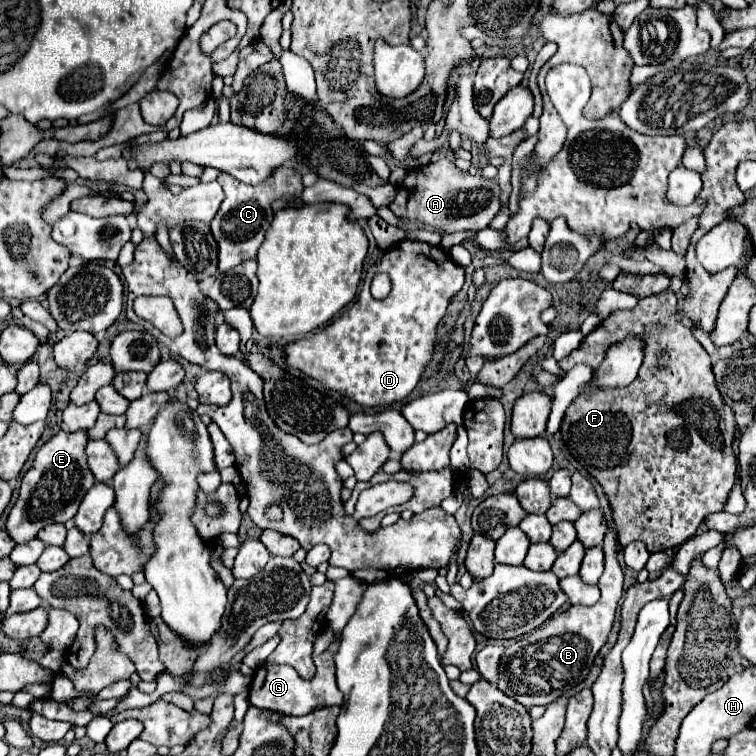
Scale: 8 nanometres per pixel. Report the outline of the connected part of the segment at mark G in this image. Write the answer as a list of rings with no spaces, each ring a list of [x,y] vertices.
[[[323,651],[317,655],[317,673],[311,681],[301,679],[293,667],[287,665],[261,665],[255,671],[253,685],[249,691],[249,701],[257,707],[273,709],[283,715],[307,715],[315,709],[321,707],[331,707],[331,705],[343,705],[343,693],[339,693],[335,685],[335,661],[333,661],[331,651]]]

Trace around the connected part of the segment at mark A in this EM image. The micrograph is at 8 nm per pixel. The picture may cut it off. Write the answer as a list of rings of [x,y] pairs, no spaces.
[[[447,157],[435,159],[425,167],[409,169],[407,177],[397,187],[395,199],[389,205],[395,217],[407,219],[411,223],[429,225],[441,233],[481,231],[491,223],[499,207],[499,185],[495,181],[459,171]]]

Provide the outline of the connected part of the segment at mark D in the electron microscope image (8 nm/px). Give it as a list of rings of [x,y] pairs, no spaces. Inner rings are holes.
[[[405,239],[391,247],[379,265],[373,265],[367,271],[353,307],[323,331],[285,347],[287,363],[315,377],[325,387],[341,391],[361,407],[403,401],[419,383],[435,349],[437,325],[445,315],[451,297],[463,287],[463,281],[463,269],[439,247]],[[375,273],[389,273],[393,283],[389,297],[383,301],[375,301],[369,293]]]

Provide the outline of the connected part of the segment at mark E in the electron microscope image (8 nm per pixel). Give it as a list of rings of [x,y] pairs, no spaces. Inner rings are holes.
[[[59,431],[37,451],[31,469],[23,475],[19,499],[13,505],[5,523],[5,531],[11,535],[15,543],[27,543],[35,539],[39,529],[43,529],[49,523],[65,523],[75,517],[81,499],[95,483],[95,477],[87,467],[85,445],[87,445],[85,431],[77,433]]]

